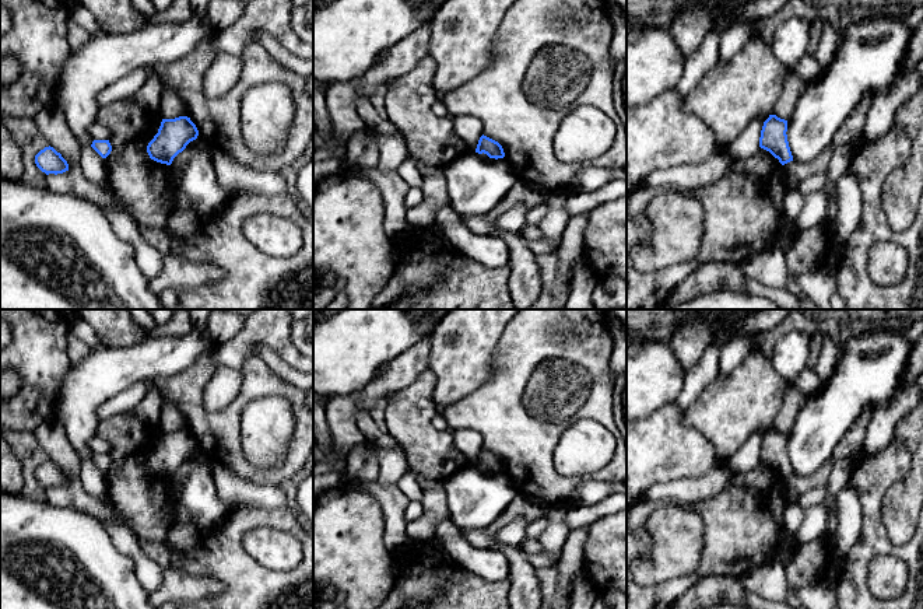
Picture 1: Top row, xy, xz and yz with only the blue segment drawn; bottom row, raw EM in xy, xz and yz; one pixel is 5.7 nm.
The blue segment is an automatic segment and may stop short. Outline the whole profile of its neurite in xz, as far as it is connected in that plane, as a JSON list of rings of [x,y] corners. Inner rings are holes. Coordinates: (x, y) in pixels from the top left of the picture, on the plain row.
[[[484,448],[478,454],[475,466],[478,466],[478,468],[484,466],[489,472],[495,472],[495,473],[505,470],[502,459],[498,455],[495,455]]]

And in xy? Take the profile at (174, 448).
[[[187,430],[162,433],[158,447],[147,459],[147,466],[151,473],[171,479],[173,472],[197,449],[199,444]]]

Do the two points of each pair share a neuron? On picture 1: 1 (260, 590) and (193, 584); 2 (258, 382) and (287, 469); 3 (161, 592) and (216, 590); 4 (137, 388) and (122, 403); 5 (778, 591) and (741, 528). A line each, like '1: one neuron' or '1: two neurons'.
1: two neurons
2: one neuron
3: one neuron
4: one neuron
5: two neurons

